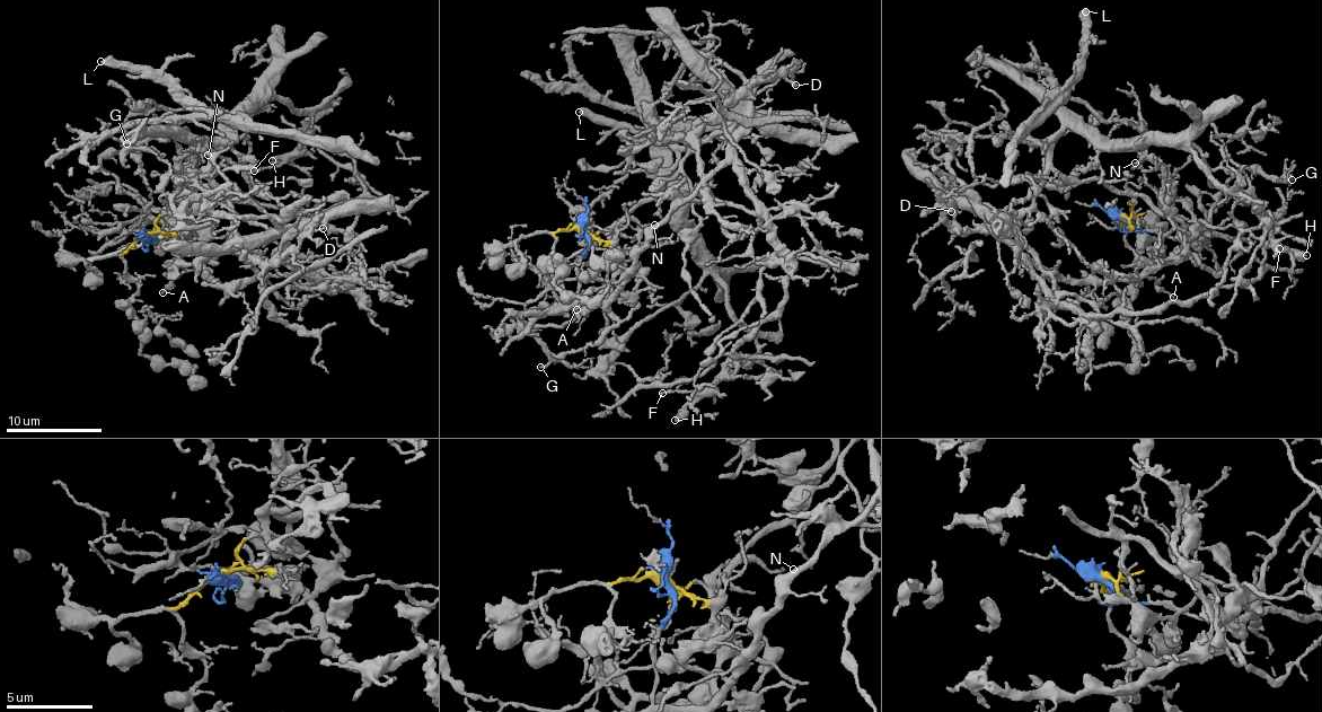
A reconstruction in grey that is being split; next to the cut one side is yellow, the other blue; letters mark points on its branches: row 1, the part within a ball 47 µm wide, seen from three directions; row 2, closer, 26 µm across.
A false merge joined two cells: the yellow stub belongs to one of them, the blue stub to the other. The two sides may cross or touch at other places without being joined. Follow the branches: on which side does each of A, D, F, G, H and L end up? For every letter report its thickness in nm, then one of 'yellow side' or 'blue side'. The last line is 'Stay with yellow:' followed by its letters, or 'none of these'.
A: 130 nm | blue side
D: 190 nm | yellow side
F: 170 nm | yellow side
G: 180 nm | blue side
H: 500 nm | yellow side
L: 440 nm | yellow side
Stay with yellow: D, F, H, L

